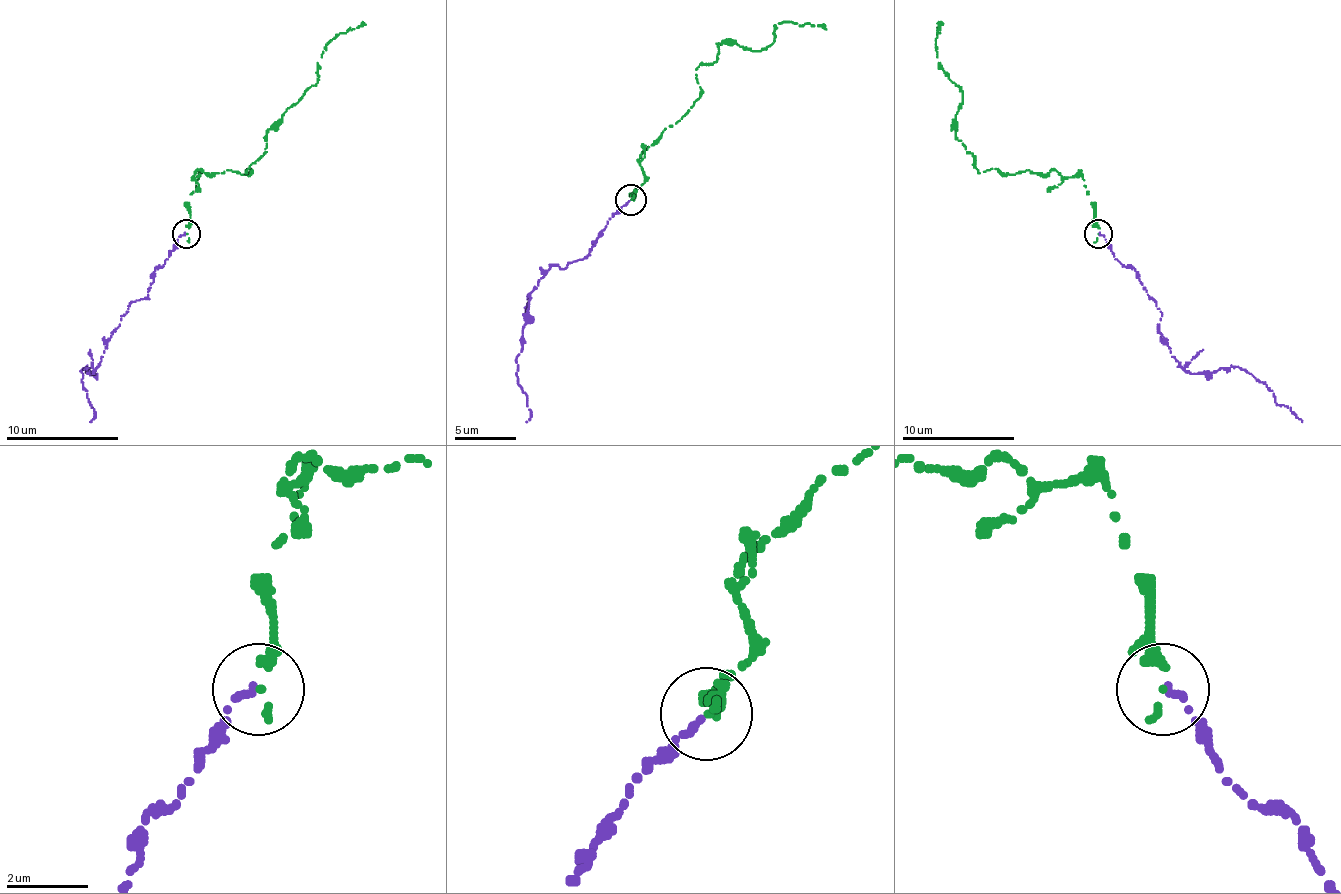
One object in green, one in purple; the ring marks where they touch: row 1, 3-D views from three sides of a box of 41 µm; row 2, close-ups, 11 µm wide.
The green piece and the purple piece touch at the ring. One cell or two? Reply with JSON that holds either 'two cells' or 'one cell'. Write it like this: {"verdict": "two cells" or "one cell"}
{"verdict": "one cell"}

